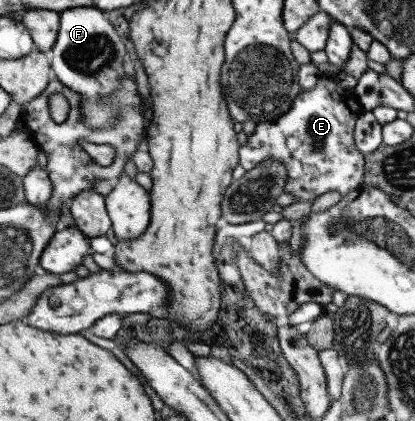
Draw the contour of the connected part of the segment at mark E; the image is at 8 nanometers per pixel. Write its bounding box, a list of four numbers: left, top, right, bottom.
[237,75,364,201]

